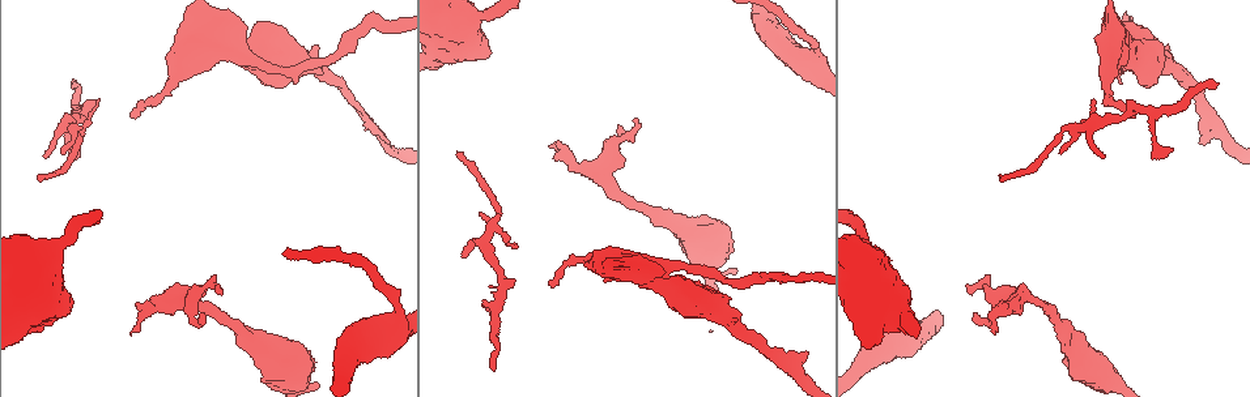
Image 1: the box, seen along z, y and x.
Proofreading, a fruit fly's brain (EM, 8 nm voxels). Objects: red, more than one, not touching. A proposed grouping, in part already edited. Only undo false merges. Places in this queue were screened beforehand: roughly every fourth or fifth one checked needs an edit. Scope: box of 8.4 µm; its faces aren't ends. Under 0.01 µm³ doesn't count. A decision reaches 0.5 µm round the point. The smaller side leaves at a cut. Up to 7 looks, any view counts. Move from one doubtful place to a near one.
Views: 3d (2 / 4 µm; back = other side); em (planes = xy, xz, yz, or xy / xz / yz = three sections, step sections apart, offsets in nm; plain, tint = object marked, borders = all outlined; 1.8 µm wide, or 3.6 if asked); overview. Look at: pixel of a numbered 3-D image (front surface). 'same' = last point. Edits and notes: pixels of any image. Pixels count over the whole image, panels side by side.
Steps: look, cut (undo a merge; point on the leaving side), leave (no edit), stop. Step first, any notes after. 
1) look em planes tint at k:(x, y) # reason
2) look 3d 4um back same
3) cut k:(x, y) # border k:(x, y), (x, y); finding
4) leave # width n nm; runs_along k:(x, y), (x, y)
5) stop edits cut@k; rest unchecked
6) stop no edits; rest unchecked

look em yz step 4 tint at 1:(600, 178) # looks like a crossing

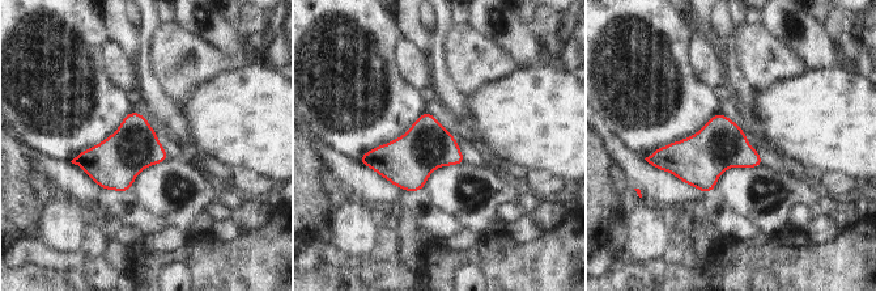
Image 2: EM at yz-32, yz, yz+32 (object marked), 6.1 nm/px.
leave # width 300 nm; continuous, no second neuron

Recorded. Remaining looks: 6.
look 3d 4um at 1:(243, 57) # sharp bend

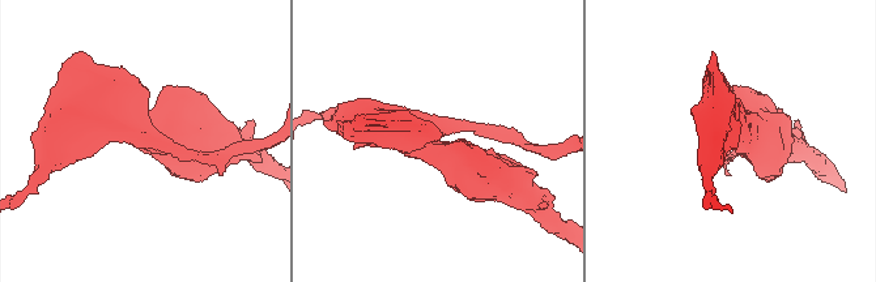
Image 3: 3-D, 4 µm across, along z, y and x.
look em 3.6um planes plain at 3:(441, 147)

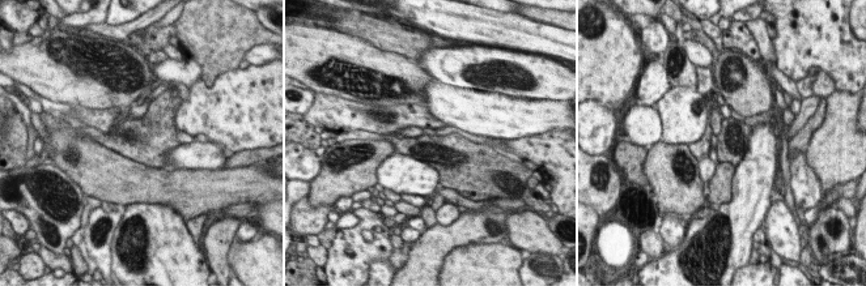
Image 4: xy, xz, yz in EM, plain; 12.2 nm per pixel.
look em 3.6um planes borders same # see the neighbours

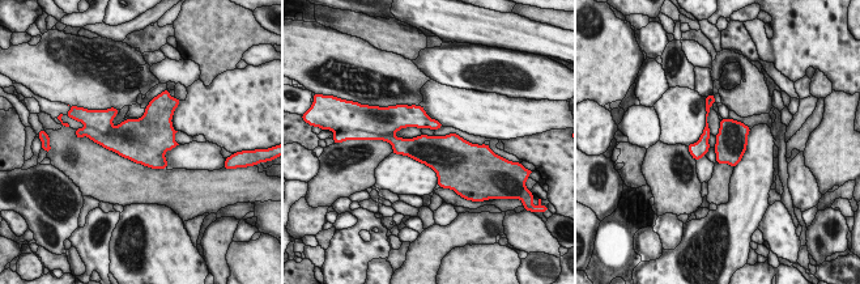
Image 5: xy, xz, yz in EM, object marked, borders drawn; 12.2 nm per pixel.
cut 5:(99, 119) # width 400 nm; border 5:(113, 127), (105, 134), (93, 128); a second neuron is stuck on

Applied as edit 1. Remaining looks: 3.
look overview # see it whole again

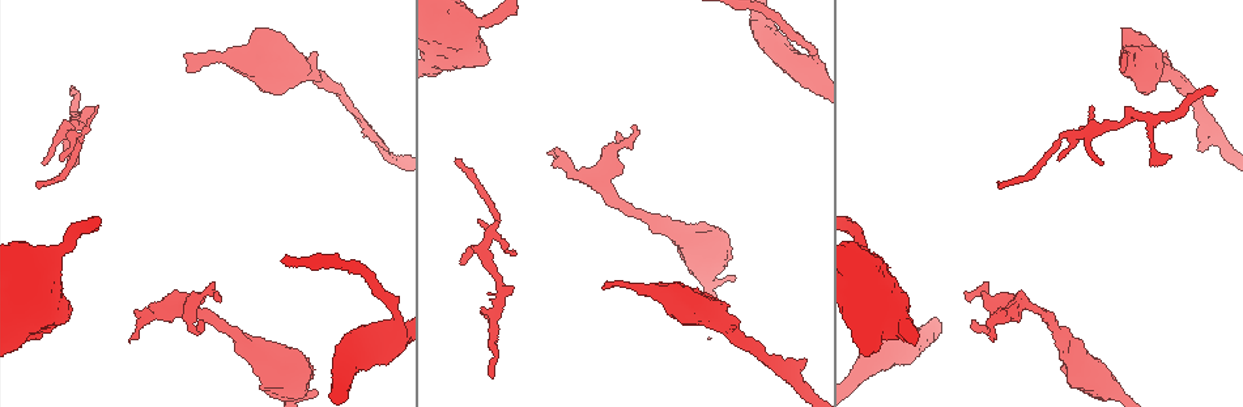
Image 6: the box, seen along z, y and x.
look 3d 2um at 6:(366, 125) # a fork

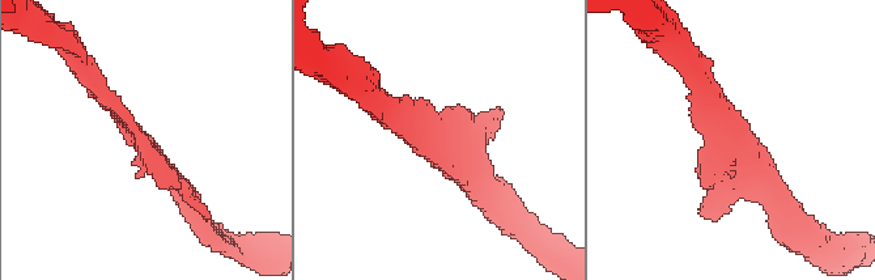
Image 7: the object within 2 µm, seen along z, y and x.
look em planes tint at 7:(739, 146) # need the tissue

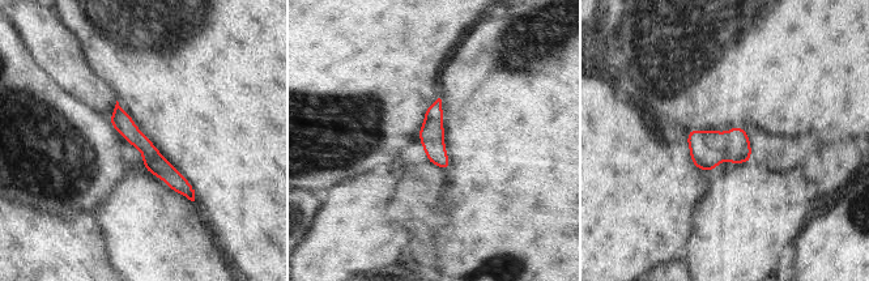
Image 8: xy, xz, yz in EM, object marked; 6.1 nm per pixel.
leave # runs_along 8:(118, 110), (126, 127), (191, 196); all the same neuron

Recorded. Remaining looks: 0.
stop edits cut@5; rest unchecked

